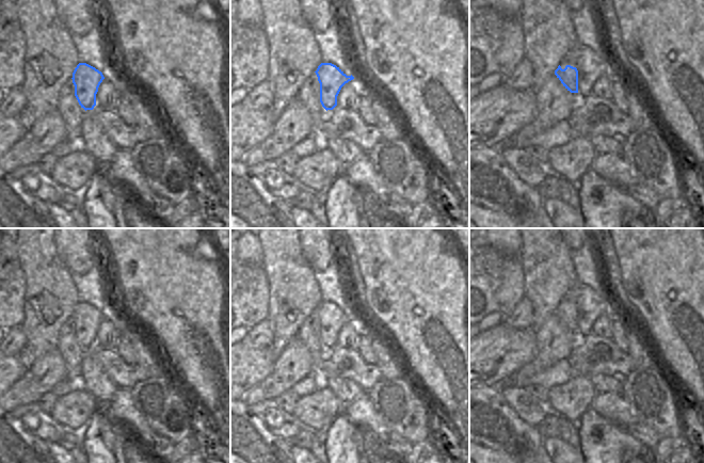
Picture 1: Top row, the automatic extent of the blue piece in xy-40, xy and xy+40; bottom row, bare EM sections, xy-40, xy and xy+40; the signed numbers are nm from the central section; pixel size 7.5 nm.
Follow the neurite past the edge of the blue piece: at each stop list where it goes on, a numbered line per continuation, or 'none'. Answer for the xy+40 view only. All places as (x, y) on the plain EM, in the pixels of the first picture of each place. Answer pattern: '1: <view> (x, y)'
1: xy+40 (591, 304)

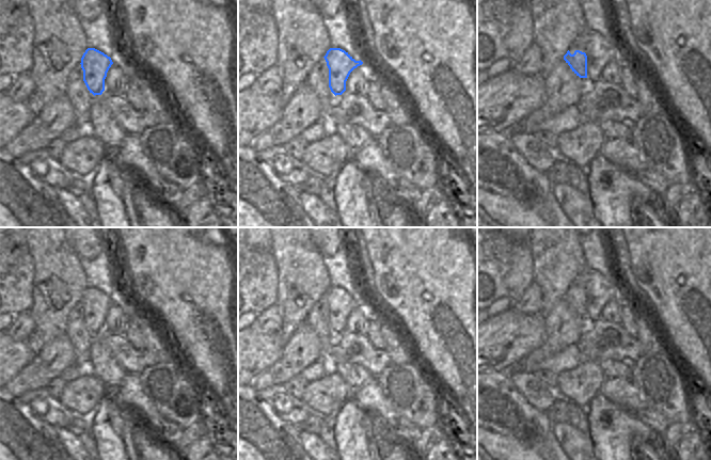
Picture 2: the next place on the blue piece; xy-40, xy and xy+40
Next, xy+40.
1: xy+40 (600, 289)

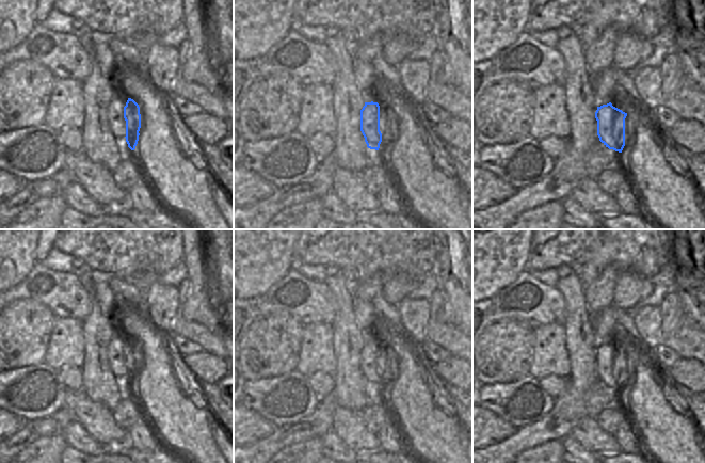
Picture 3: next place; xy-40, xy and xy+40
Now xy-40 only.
1: xy-40 (115, 348)

